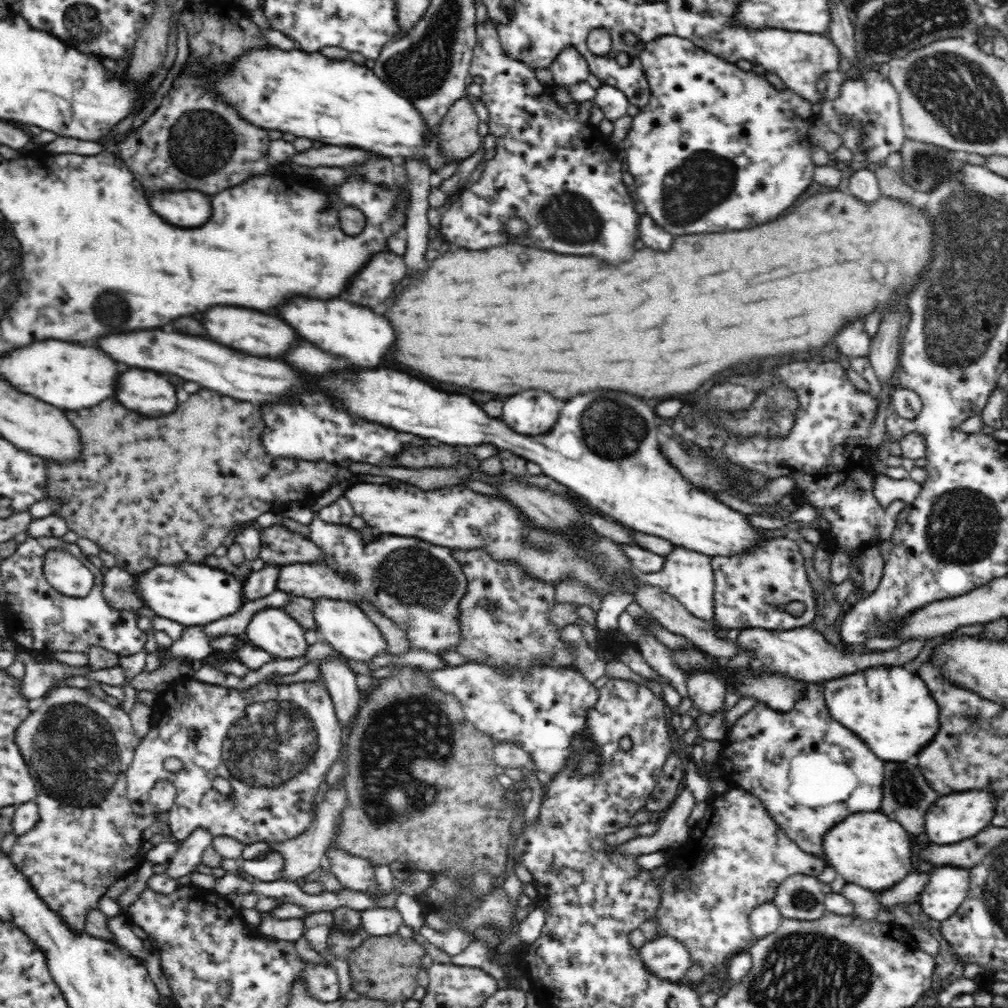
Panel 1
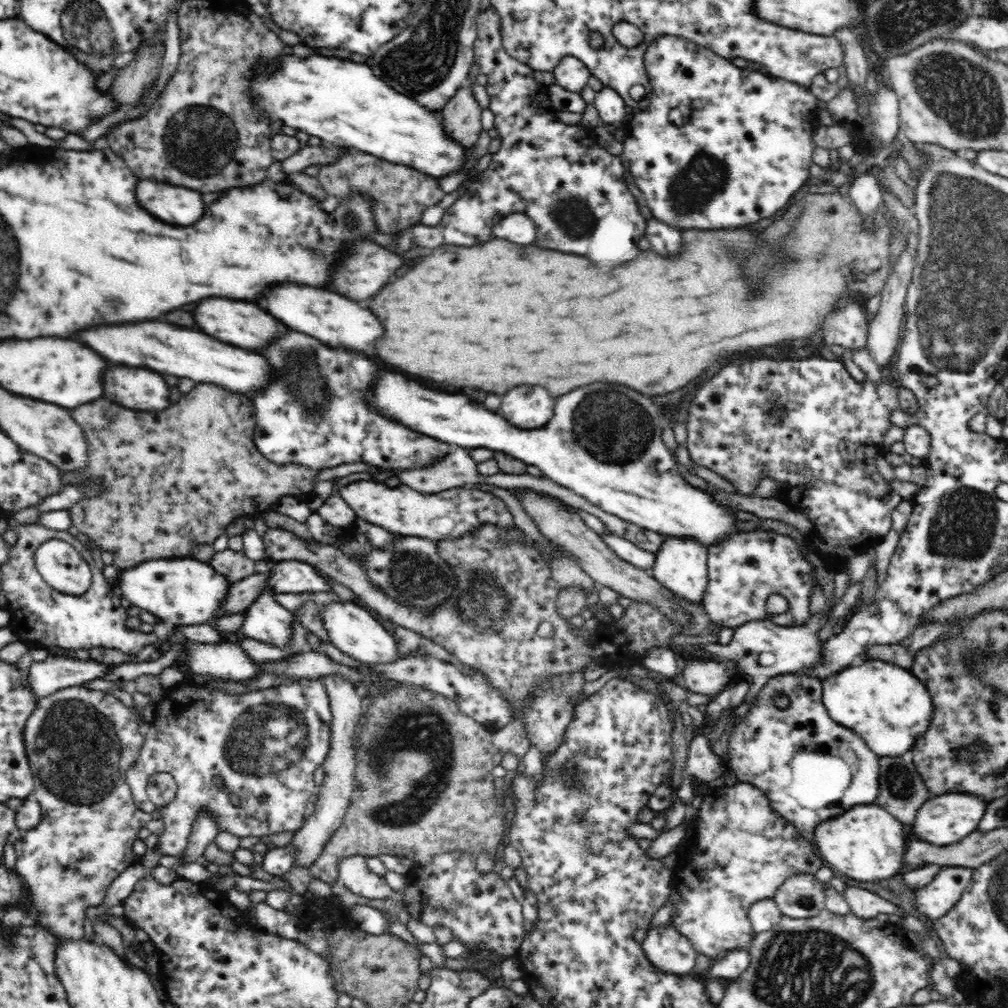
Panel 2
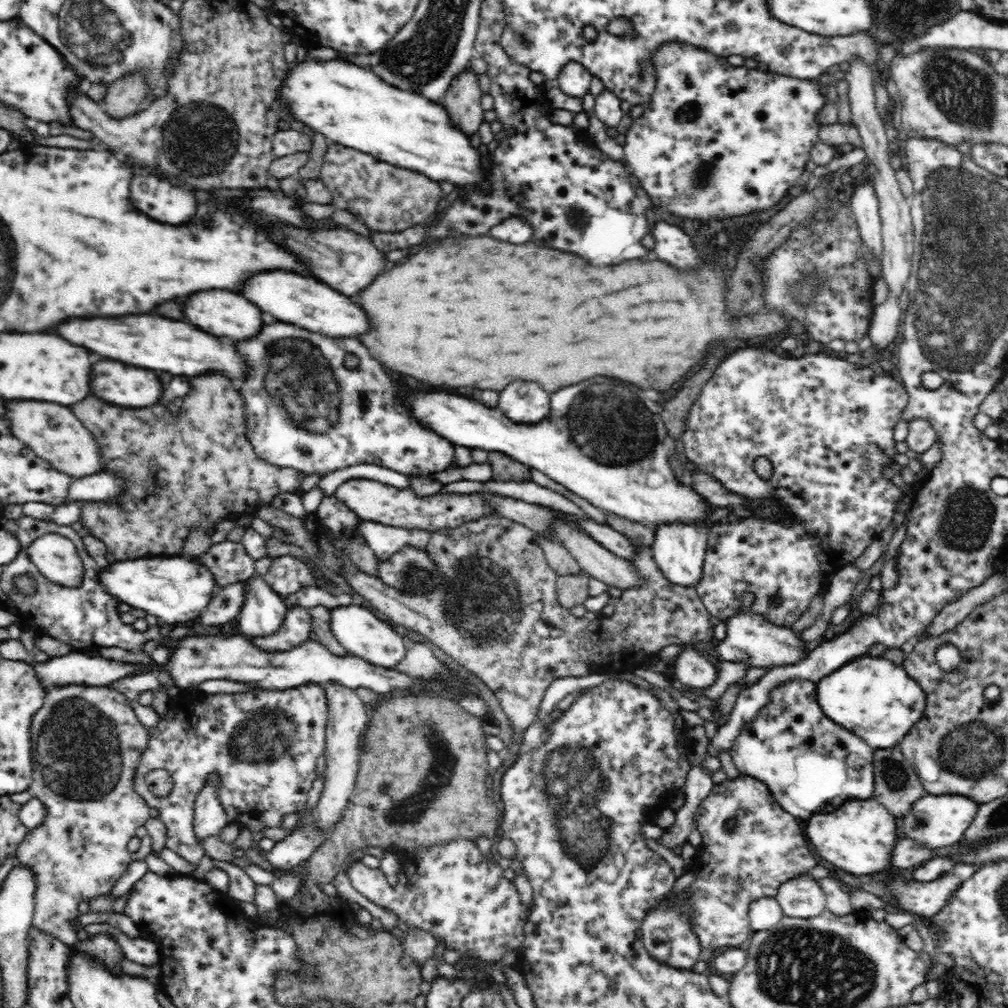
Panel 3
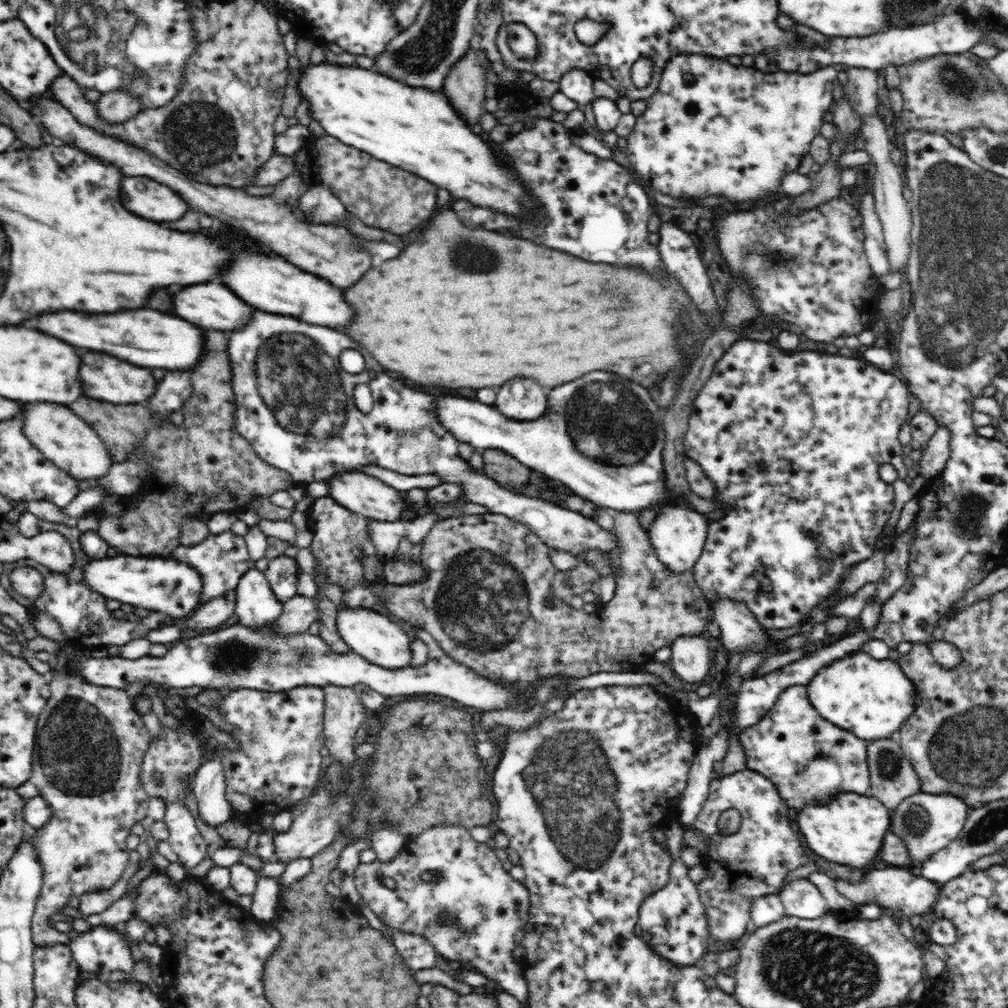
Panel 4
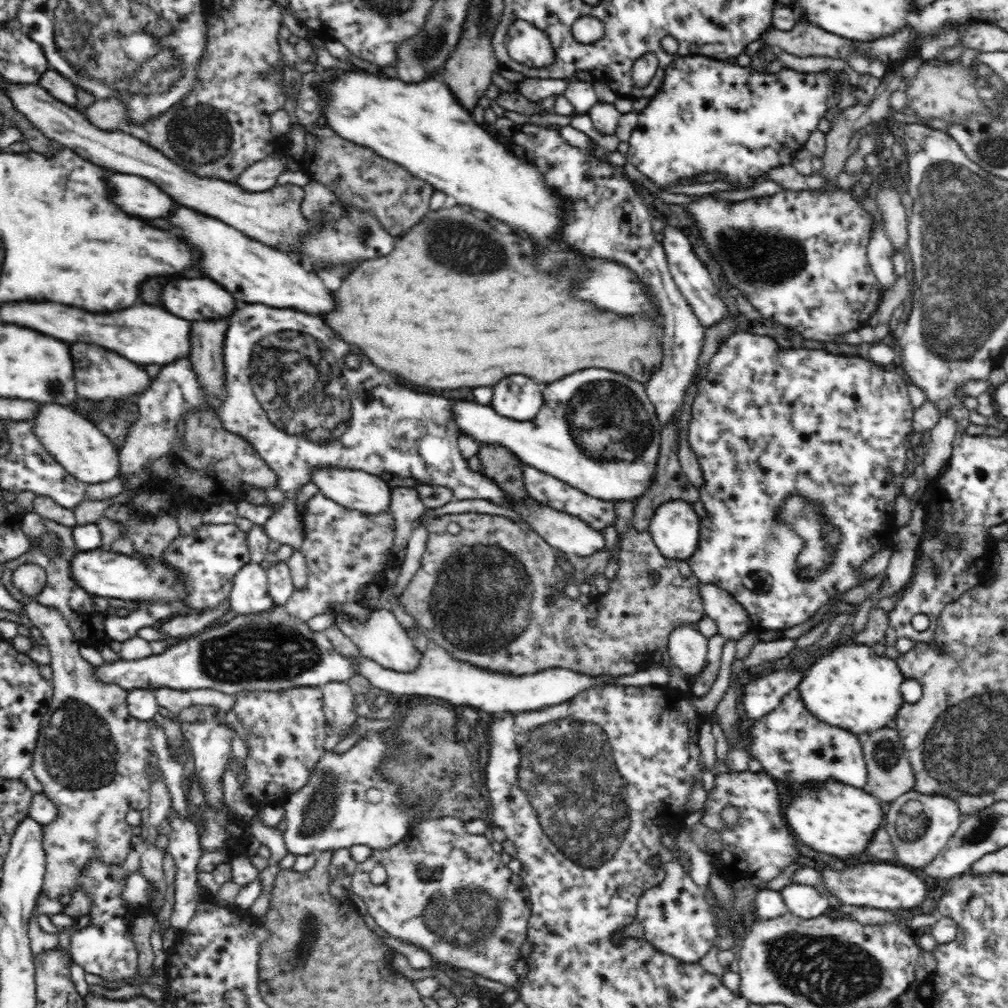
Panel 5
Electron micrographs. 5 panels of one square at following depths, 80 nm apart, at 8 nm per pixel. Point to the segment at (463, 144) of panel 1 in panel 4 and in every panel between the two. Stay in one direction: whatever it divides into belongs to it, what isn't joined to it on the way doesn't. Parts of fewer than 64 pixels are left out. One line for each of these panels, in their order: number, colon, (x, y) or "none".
2: (462, 115)
3: (462, 101)
4: (464, 86)

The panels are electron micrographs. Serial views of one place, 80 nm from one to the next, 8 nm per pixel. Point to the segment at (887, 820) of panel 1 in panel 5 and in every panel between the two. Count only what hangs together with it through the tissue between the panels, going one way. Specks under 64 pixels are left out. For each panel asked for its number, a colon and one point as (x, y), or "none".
2: (866, 843)
3: (858, 837)
4: (849, 830)
5: (833, 818)

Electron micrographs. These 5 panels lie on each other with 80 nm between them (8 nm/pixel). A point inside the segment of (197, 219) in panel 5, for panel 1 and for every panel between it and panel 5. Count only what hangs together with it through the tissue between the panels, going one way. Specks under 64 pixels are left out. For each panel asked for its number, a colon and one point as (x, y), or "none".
1: (364, 337)
2: (338, 322)
3: (308, 303)
4: (271, 283)

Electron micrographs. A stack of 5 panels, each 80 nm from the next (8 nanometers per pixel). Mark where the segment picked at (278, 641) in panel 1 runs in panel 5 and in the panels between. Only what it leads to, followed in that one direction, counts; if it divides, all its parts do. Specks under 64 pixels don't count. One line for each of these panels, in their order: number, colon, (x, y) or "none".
2: (266, 621)
3: (263, 612)
4: (256, 606)
5: (249, 595)

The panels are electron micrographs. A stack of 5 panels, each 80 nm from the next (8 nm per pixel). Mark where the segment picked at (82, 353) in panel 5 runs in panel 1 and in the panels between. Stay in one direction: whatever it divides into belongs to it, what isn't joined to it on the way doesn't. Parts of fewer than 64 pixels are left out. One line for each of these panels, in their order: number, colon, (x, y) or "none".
1: (148, 393)
2: (139, 390)
3: (128, 386)
4: (104, 378)

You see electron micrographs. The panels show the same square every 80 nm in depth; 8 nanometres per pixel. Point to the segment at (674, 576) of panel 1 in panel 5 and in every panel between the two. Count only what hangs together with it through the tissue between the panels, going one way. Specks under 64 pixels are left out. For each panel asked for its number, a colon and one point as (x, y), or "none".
2: (681, 567)
3: (679, 549)
4: (678, 533)
5: (675, 528)

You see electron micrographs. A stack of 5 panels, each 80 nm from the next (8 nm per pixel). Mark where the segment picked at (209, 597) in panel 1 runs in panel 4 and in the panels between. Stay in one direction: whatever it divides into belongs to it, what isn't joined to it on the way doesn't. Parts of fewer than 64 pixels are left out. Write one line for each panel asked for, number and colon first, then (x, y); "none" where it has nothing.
2: (180, 592)
3: (177, 590)
4: (163, 585)

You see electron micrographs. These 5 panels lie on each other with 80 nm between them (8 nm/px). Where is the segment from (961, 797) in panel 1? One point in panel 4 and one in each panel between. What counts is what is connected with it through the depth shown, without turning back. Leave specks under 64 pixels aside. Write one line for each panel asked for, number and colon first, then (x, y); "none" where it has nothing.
2: (943, 820)
3: (936, 822)
4: (927, 823)

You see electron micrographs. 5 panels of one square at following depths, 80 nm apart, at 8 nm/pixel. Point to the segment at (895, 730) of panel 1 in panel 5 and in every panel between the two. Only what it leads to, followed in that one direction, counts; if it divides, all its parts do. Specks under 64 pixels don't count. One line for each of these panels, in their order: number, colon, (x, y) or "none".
2: (887, 706)
3: (878, 701)
4: (871, 697)
5: (853, 688)

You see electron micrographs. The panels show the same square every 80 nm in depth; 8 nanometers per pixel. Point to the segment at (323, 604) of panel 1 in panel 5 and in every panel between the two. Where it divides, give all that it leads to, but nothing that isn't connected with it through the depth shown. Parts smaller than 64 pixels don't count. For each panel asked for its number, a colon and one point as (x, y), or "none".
2: (356, 631)
3: (357, 629)
4: (378, 639)
5: (382, 639)

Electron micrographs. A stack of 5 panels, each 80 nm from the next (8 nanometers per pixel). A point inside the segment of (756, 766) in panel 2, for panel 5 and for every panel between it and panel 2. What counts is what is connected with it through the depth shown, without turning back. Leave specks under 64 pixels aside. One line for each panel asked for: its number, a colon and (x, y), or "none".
3: (811, 765)
4: (809, 761)
5: (795, 748)

